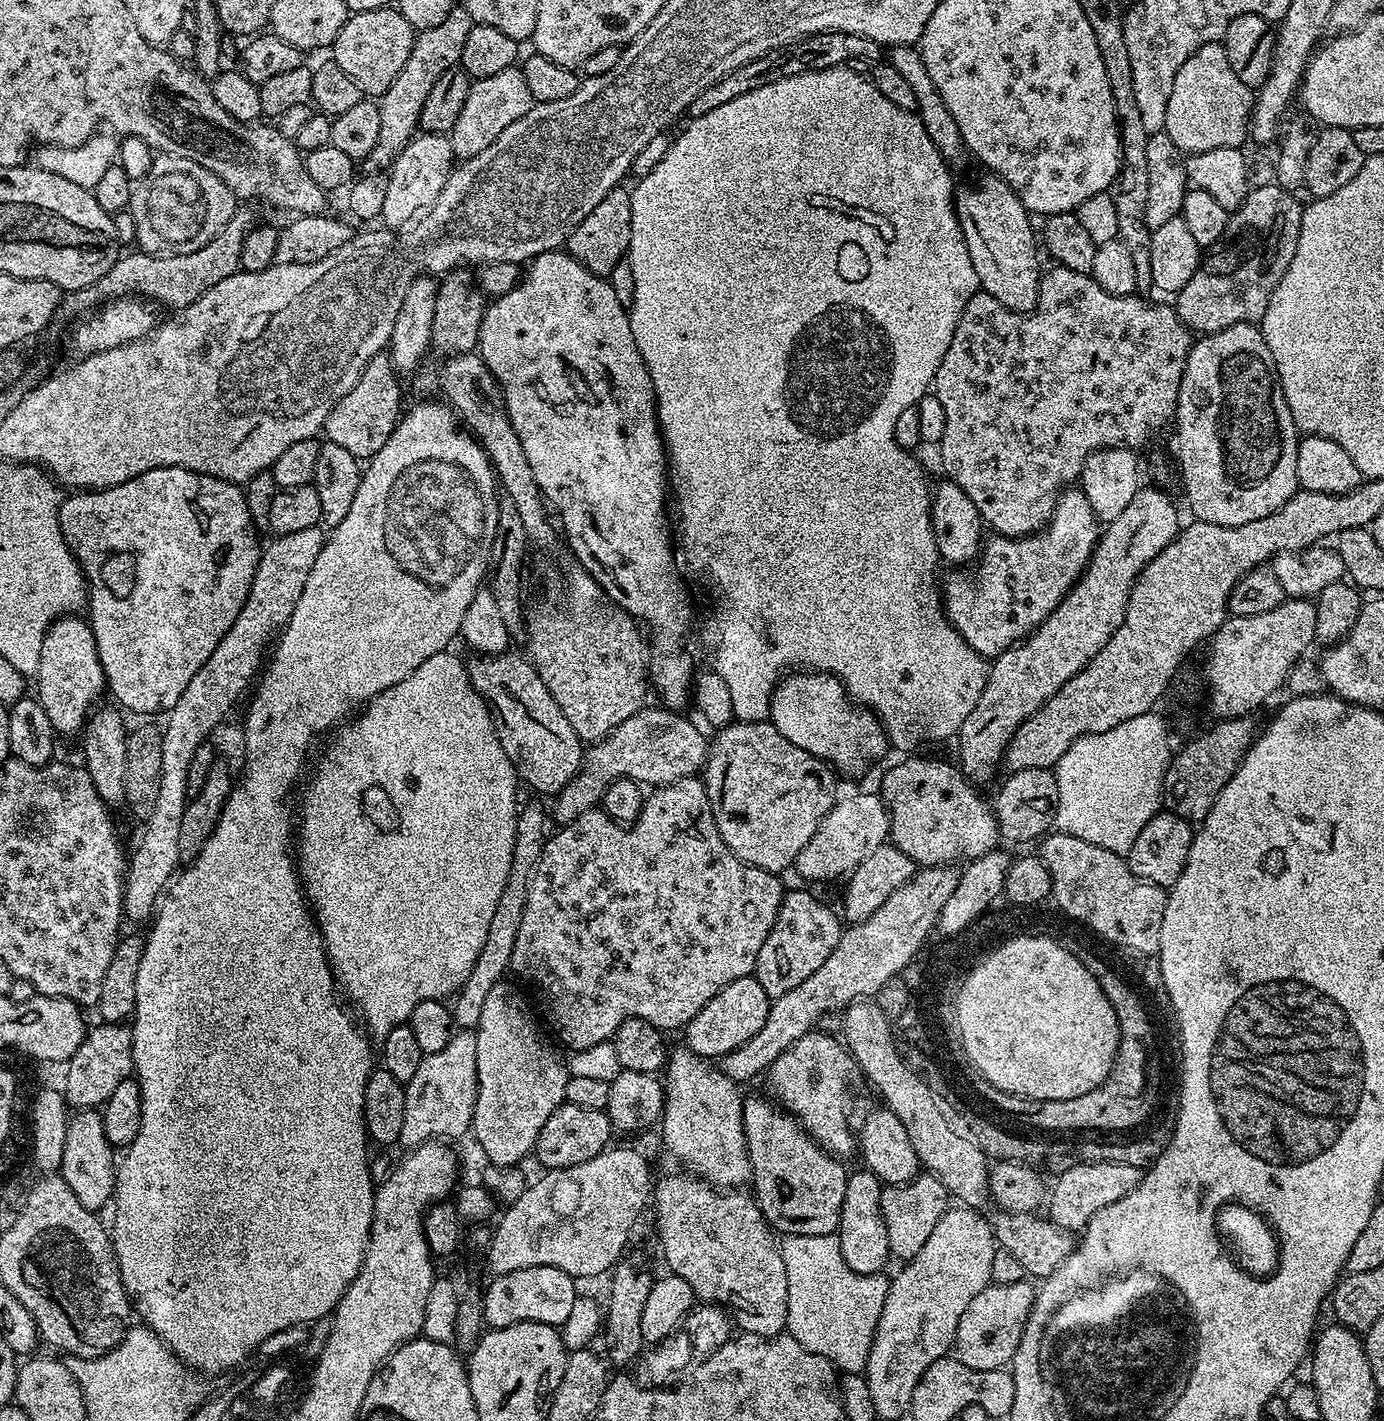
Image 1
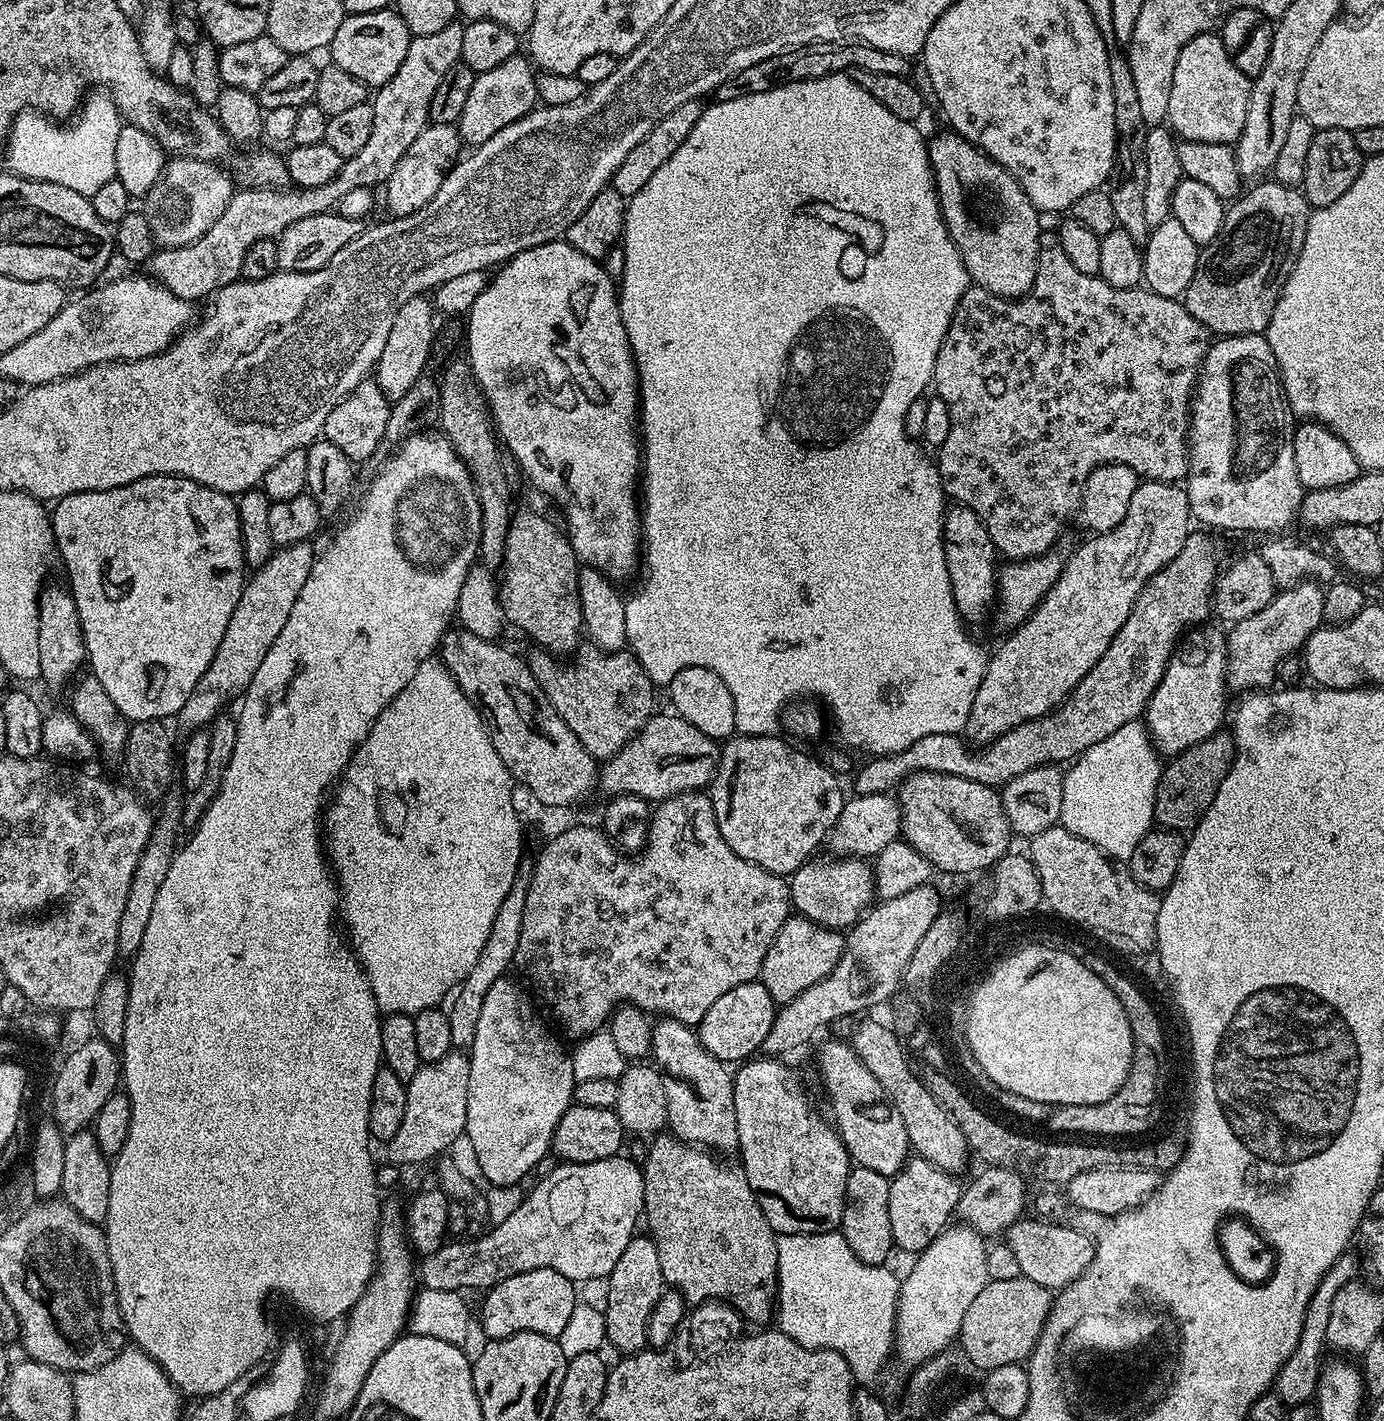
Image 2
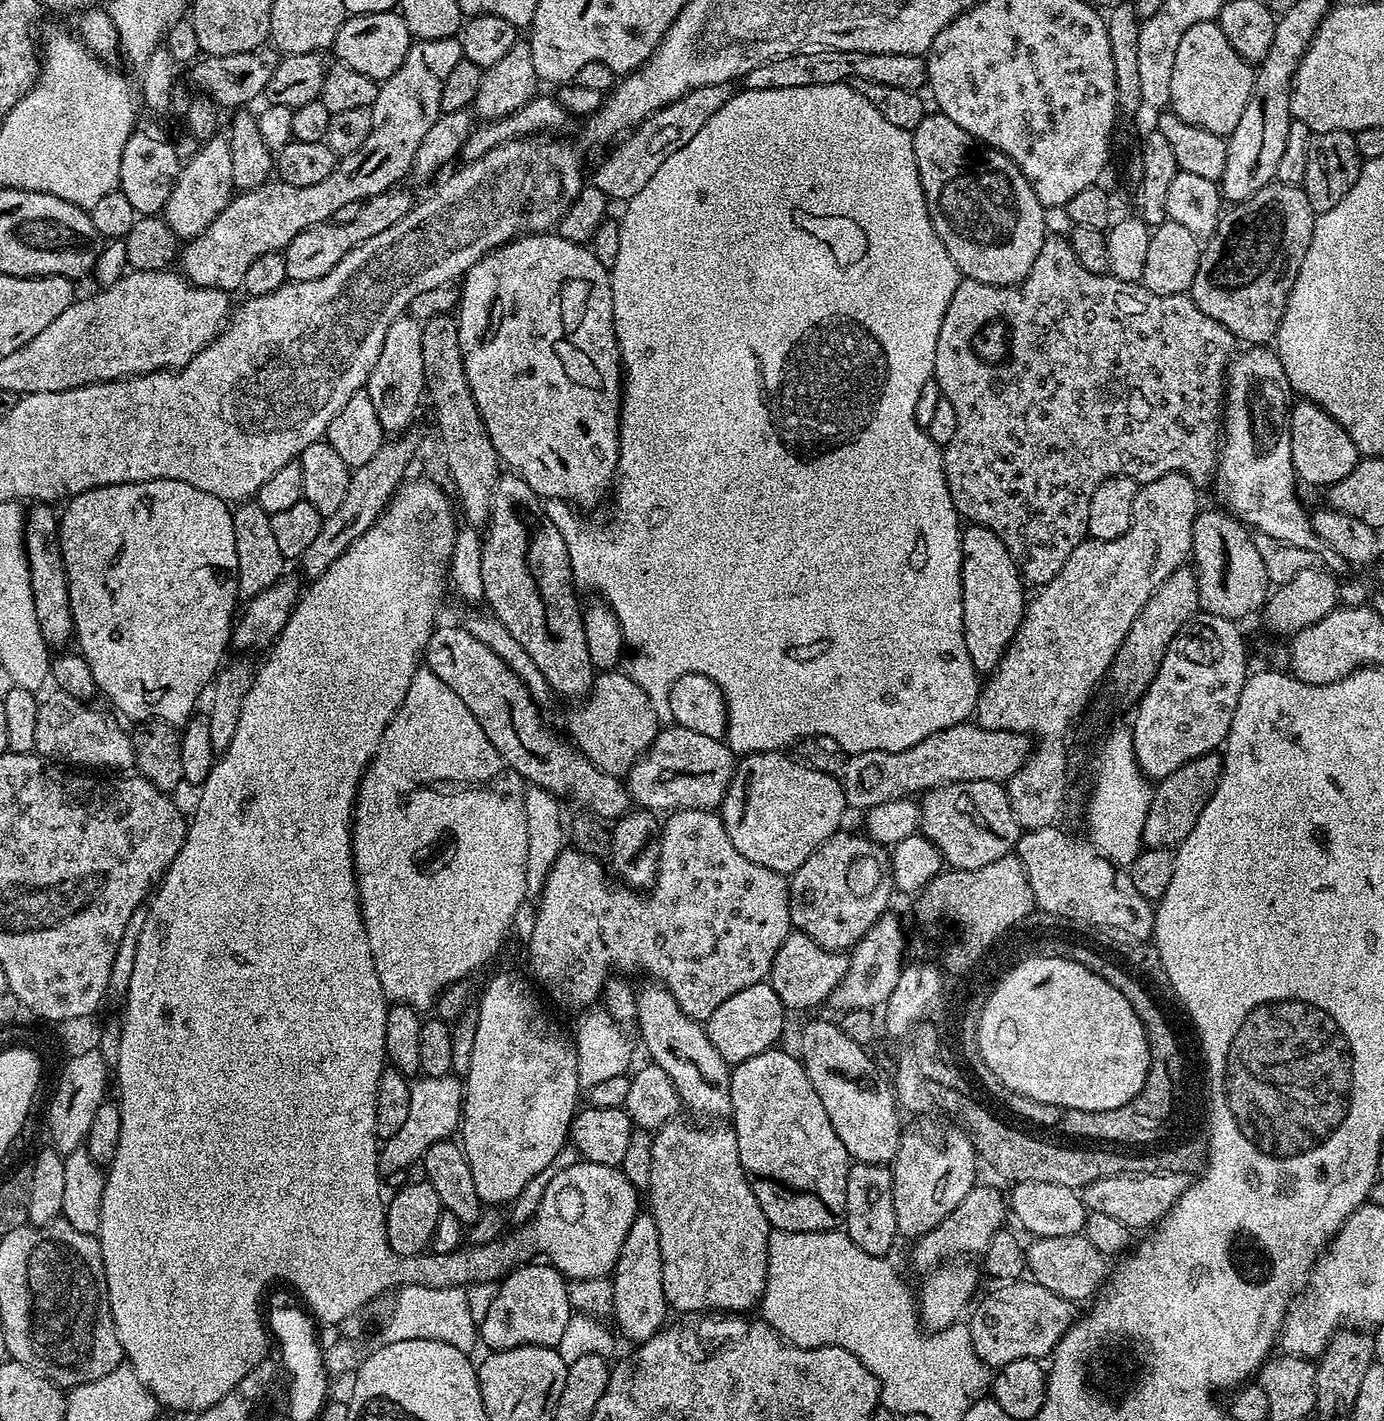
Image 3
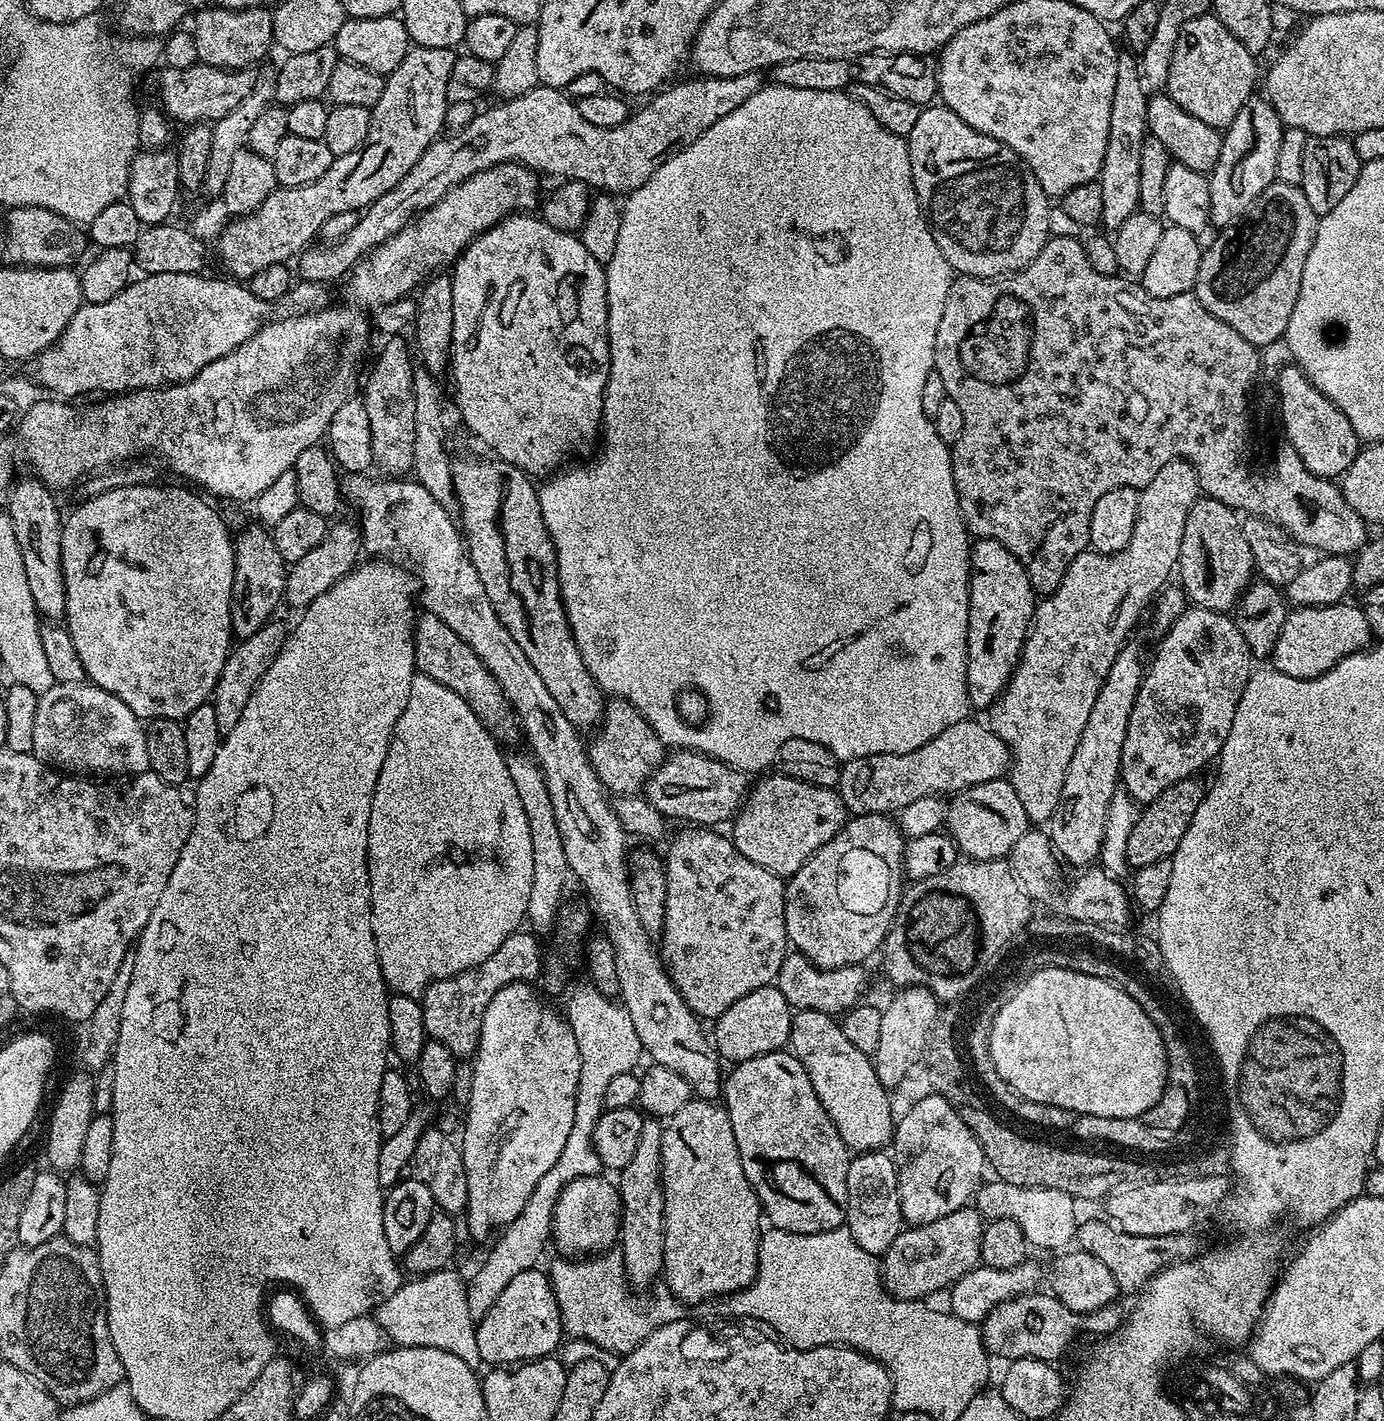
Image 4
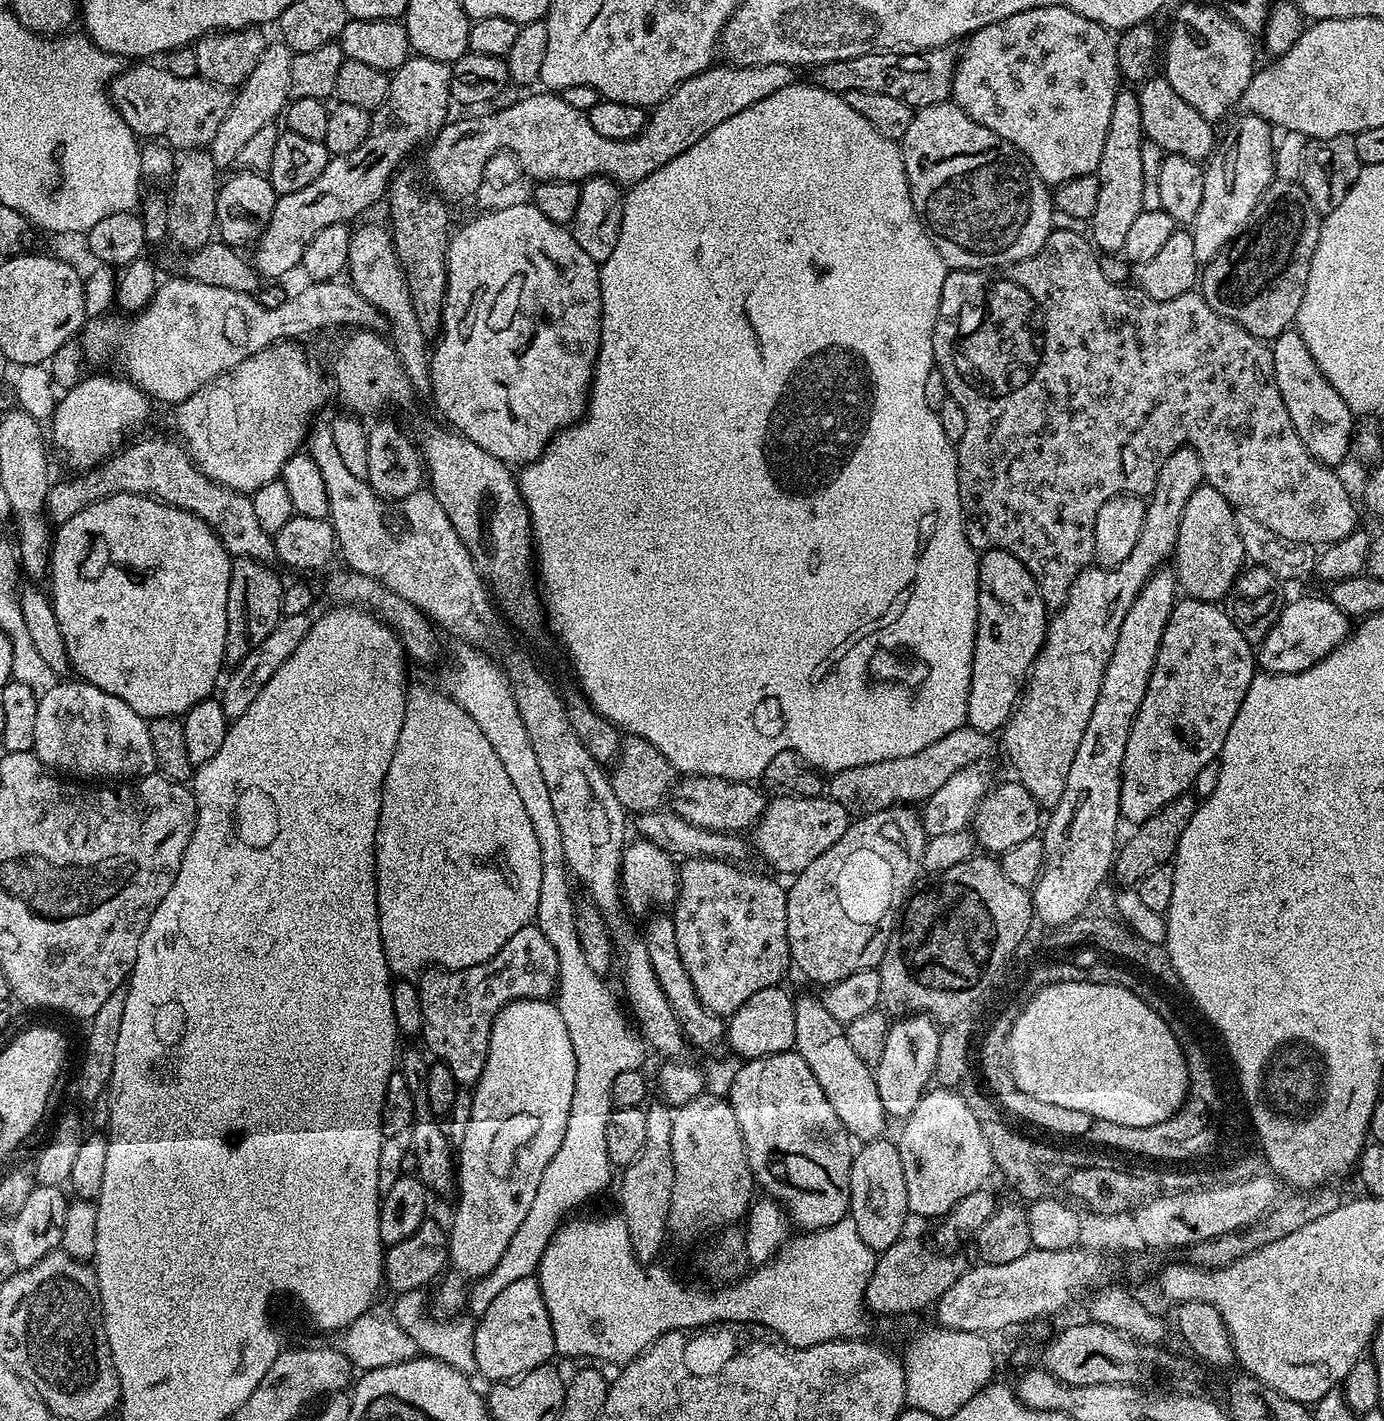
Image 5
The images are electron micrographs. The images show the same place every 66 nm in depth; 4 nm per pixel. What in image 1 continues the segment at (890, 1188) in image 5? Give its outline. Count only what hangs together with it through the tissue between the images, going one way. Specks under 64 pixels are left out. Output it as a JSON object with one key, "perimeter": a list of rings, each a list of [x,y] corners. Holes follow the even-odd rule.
{"perimeter":[[[867,1170],[853,1171],[846,1182],[846,1198],[842,1198],[838,1235],[846,1266],[850,1266],[850,1270],[859,1276],[883,1273],[892,1256],[890,1238],[886,1238],[886,1222],[882,1218],[883,1193],[884,1188],[878,1177]]]}

